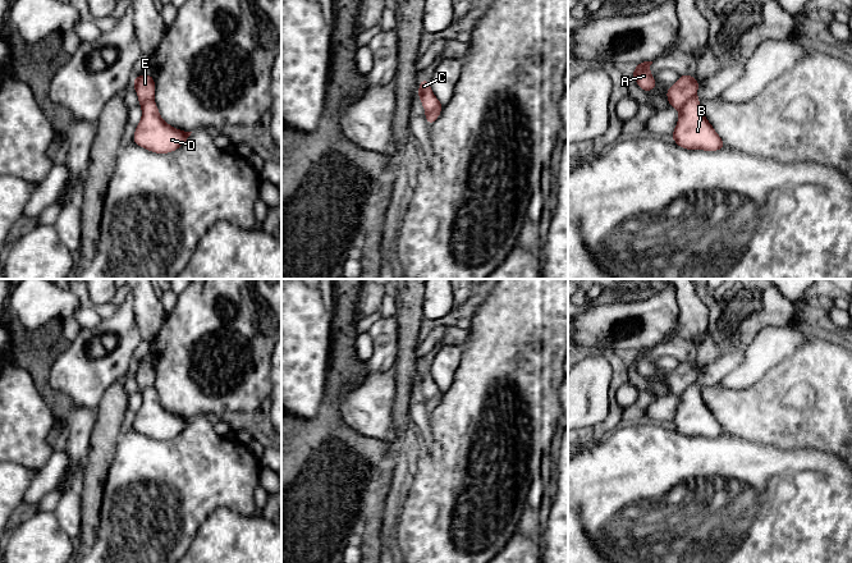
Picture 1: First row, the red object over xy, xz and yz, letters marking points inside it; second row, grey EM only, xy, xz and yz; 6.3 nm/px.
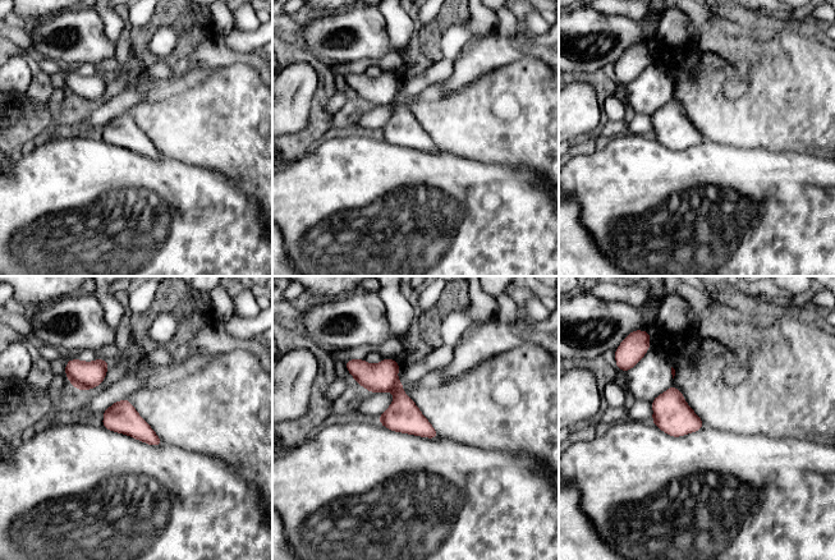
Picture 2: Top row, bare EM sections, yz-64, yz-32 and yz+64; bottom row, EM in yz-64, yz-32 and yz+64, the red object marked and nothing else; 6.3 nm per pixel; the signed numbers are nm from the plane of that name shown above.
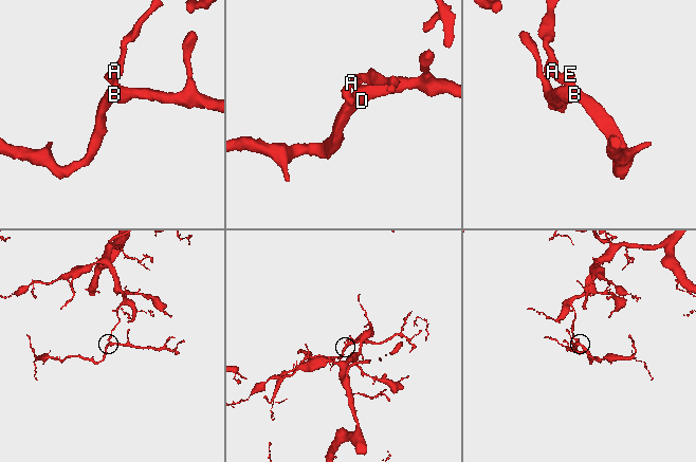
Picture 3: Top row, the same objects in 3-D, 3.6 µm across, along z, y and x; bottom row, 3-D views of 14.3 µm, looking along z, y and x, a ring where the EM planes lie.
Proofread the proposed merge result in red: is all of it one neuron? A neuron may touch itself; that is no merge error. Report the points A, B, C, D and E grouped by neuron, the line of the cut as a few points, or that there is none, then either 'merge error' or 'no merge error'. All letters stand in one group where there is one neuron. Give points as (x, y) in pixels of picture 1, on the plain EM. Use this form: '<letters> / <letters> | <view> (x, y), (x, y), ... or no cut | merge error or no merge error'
A C E / B D | yz (695, 381), (678, 396) | merge error

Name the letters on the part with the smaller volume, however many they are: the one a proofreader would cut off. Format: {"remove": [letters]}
{"remove": ["B", "D"]}

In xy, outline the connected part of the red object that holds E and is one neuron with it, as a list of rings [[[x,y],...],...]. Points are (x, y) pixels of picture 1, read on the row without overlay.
[[[142,361],[133,365],[133,372],[136,375],[139,392],[147,386],[154,386],[155,384],[155,367],[154,362]]]

